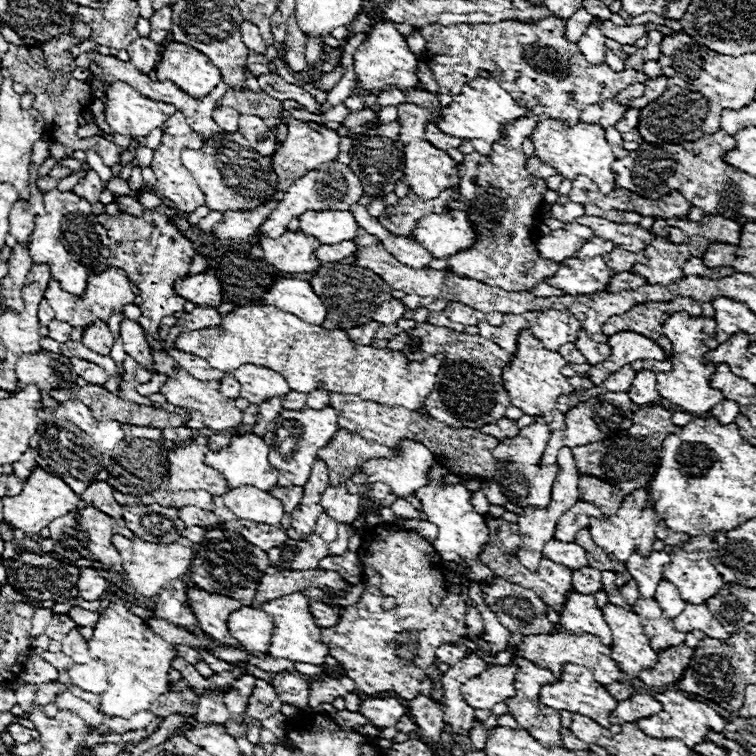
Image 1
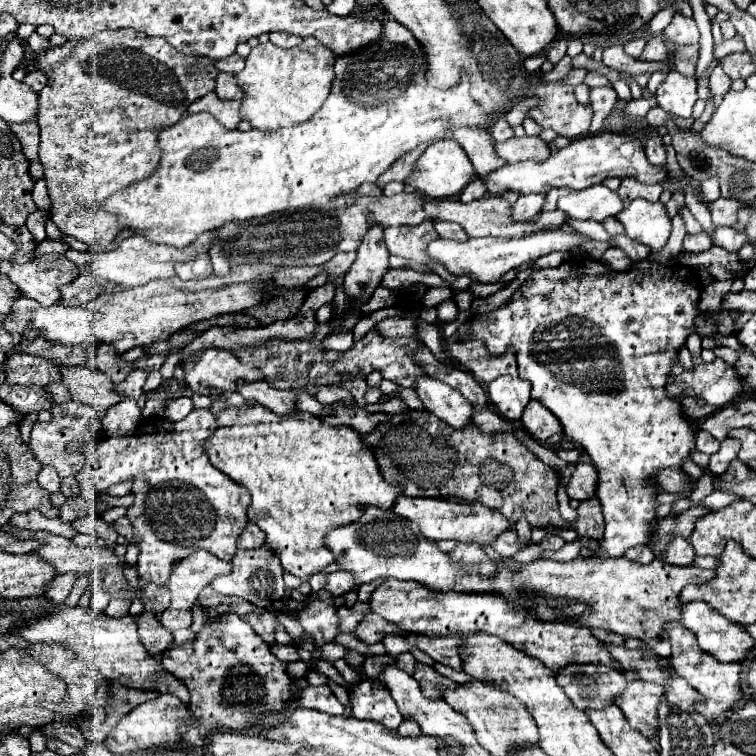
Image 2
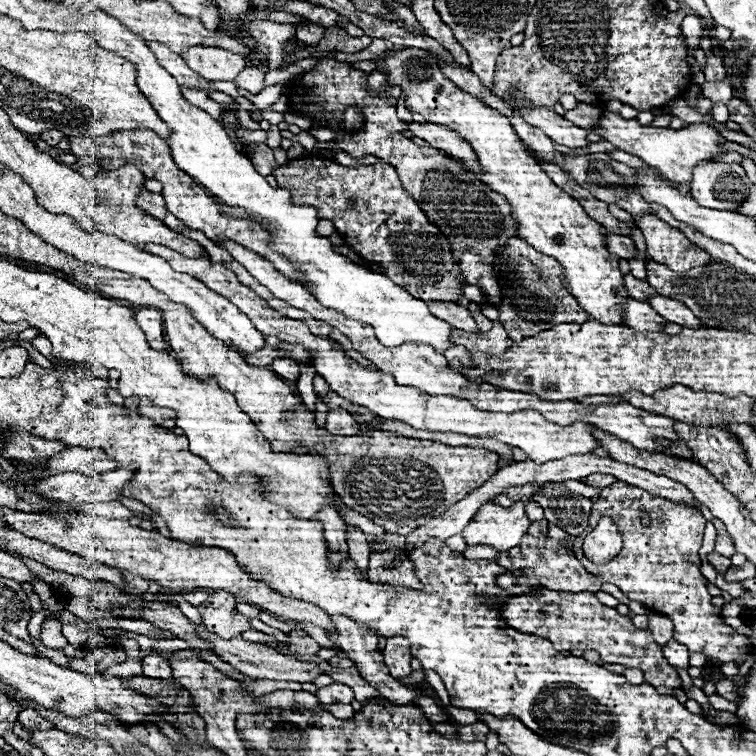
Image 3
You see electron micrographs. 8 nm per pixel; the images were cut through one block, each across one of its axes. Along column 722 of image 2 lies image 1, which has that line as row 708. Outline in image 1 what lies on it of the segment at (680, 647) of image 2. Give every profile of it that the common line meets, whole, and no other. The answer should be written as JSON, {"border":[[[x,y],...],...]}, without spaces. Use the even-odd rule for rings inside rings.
{"border":[[[680,690],[658,692],[656,700],[662,704],[662,712],[658,712],[656,716],[650,716],[650,718],[644,718],[644,720],[636,722],[638,728],[646,736],[652,736],[652,738],[658,738],[658,740],[676,738],[676,740],[682,740],[690,750],[694,750],[694,746],[704,742],[710,732],[722,732],[724,726],[726,726],[726,720],[720,714],[716,714],[708,704],[690,700]]]}

